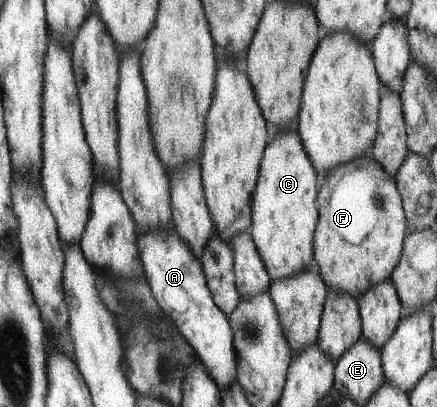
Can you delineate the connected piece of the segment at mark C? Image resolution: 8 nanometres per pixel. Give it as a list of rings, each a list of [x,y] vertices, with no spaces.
[[[294,127],[271,131],[251,196],[248,231],[270,280],[289,277],[313,265],[312,239],[319,218],[316,190],[317,173]]]

